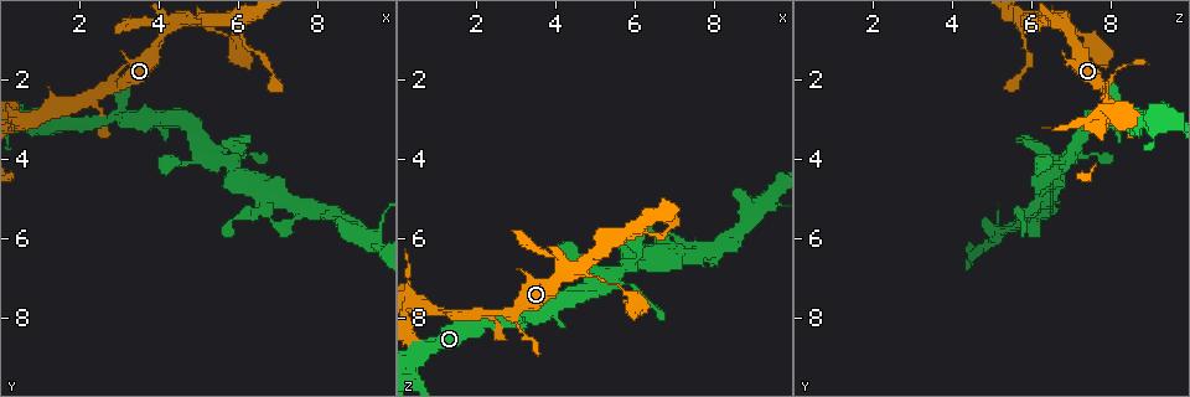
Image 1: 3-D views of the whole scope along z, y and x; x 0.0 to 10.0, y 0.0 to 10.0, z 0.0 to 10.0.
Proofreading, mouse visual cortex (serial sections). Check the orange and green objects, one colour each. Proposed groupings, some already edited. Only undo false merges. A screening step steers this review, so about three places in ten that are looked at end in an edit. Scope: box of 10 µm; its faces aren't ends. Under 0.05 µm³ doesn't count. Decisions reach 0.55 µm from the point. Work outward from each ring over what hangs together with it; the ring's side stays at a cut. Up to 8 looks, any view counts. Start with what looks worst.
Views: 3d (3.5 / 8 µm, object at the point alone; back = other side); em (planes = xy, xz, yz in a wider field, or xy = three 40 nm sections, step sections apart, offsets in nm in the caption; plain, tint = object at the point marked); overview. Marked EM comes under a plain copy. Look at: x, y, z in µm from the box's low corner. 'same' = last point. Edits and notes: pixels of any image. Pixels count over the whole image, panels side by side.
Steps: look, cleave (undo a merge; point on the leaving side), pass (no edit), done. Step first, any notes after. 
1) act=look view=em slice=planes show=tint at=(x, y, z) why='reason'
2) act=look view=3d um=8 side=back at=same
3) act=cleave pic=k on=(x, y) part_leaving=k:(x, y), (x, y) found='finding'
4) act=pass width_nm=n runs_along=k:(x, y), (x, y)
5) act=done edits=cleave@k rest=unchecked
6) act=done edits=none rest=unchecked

act=look view=3d um=3.5 at=(4.10, 0.90, 7.05) why='two arms at a narrow angle'

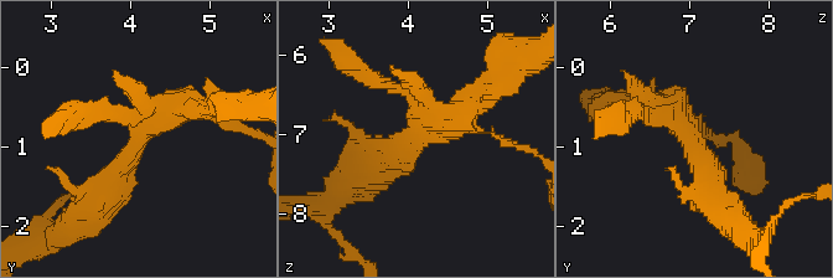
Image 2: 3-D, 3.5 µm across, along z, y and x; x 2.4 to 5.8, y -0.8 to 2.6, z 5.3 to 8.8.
act=look view=em slice=xy step=3 show=tint at=(4.05, 0.95, 7.05) arms=4 arm_widths_nm=150,250,350,400

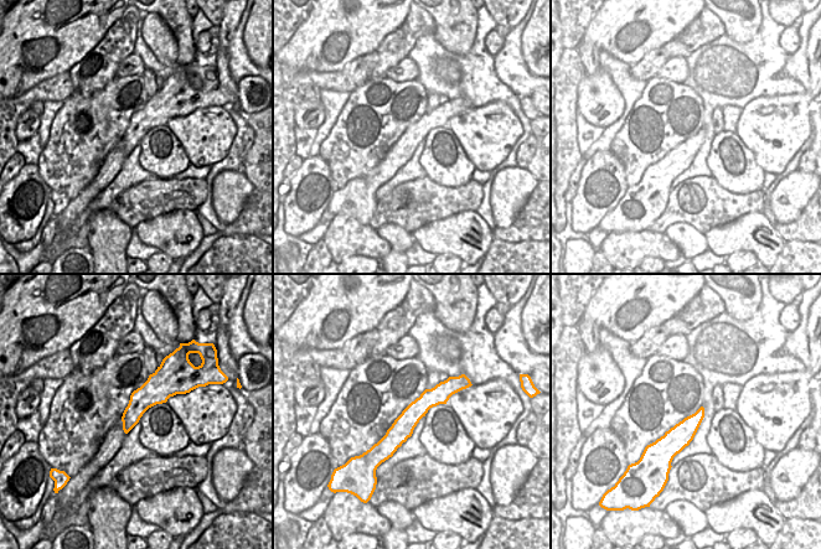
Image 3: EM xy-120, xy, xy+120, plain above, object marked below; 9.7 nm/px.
act=pass runs_along=3:(458, 386), (429, 398), (375, 450) found='all the same cell'

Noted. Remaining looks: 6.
act=look view=3d um=3.5 at=(6.20, 1.00, 5.75) why='sharp bend'

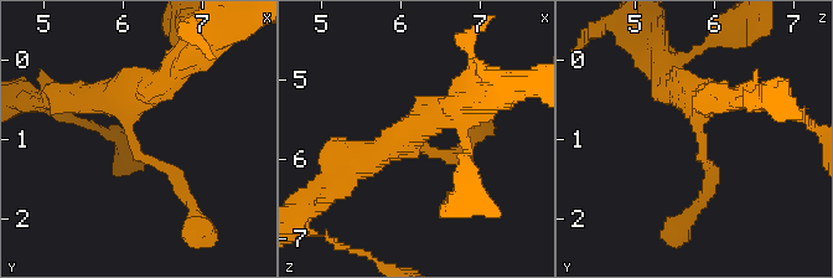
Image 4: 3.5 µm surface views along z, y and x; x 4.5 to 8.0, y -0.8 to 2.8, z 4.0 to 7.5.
act=look view=em slice=xy step=5 show=tint at=(6.15, 1.00, 5.80) arm_widths_nm=200,350 why='now the EM'

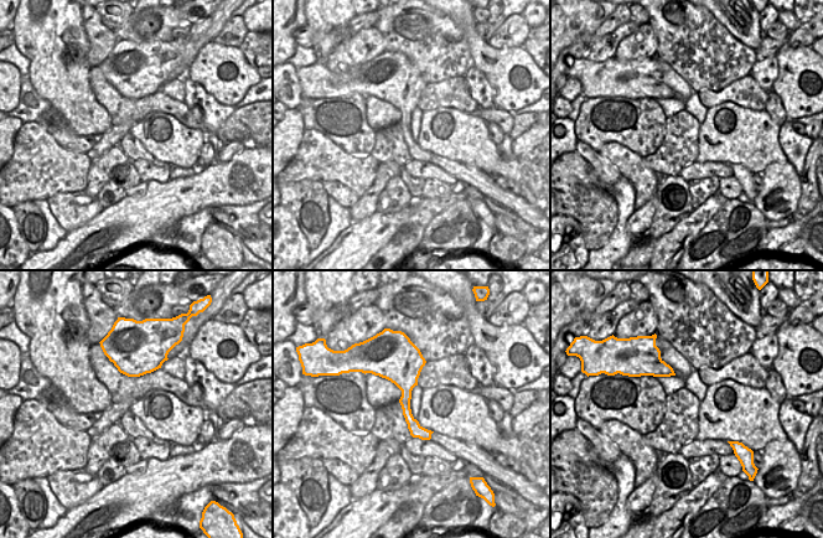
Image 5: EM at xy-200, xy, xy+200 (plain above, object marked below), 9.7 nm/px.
act=pass runs_along=4:(360, 160), (405, 140), (462, 150) found='continuous, no second cell'

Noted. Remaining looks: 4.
act=look view=3d um=3.5 at=(9.05, 5.80, 5.25) why='sharp bend'

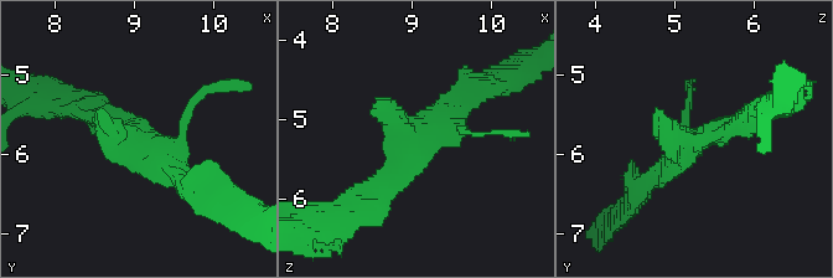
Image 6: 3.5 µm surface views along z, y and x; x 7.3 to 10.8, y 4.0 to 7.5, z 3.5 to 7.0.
act=look view=em slice=planes show=tint at=(9.00, 5.90, 5.20)

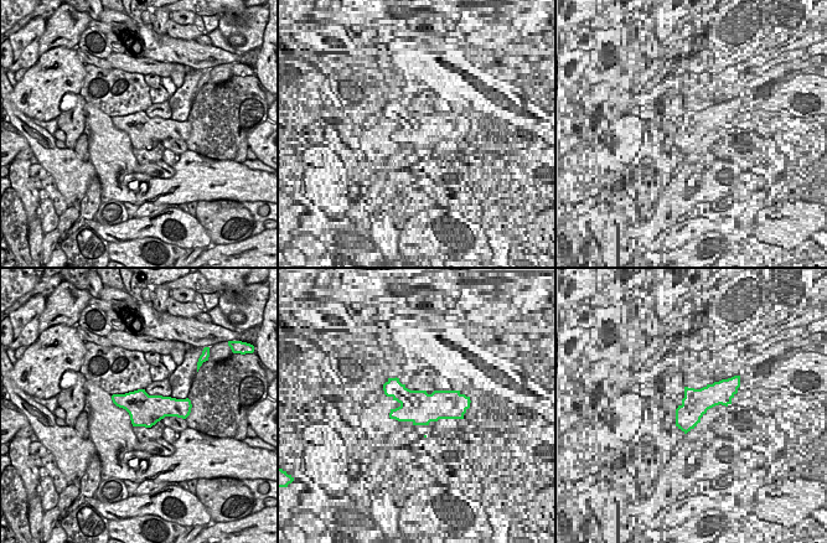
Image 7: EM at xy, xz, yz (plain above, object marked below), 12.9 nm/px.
act=pass runs_along=6:(382, 196), (469, 86) found='one cell here'

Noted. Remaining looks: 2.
act=done edits=none rest=unchecked

